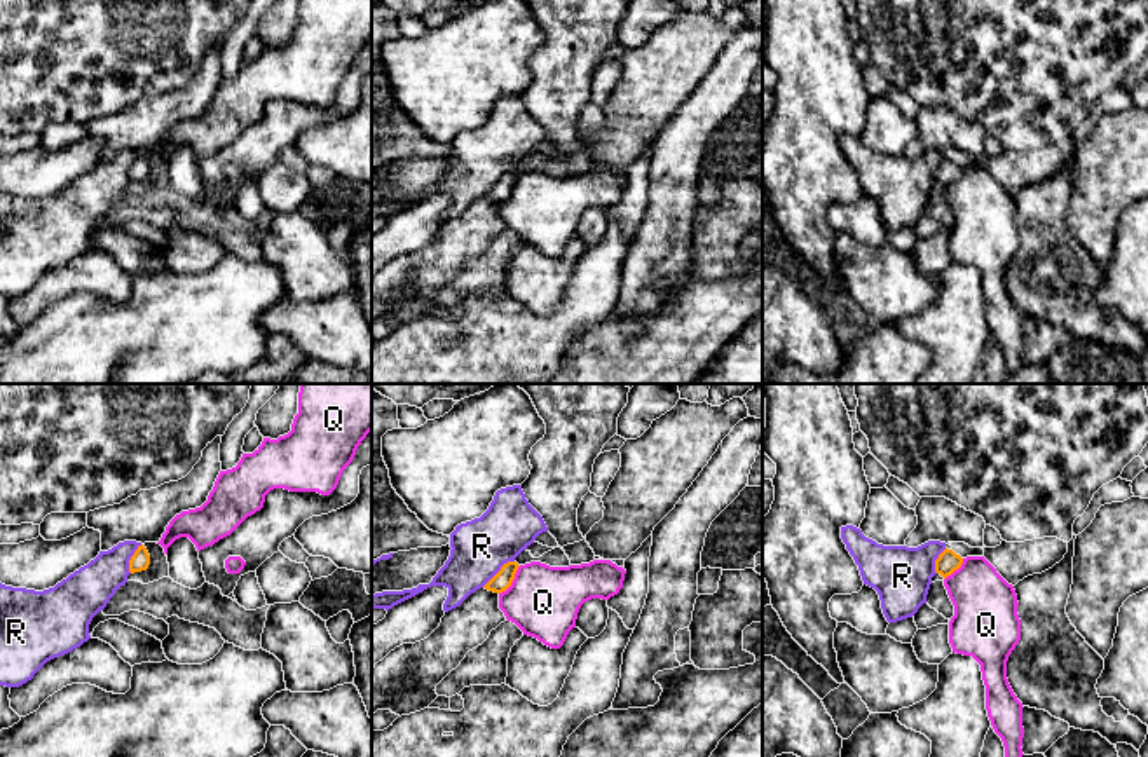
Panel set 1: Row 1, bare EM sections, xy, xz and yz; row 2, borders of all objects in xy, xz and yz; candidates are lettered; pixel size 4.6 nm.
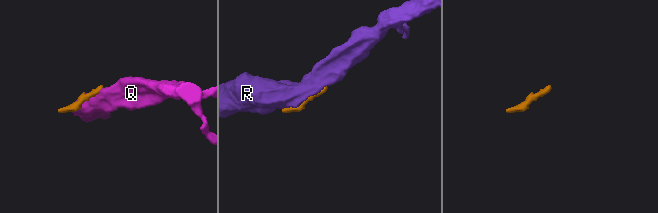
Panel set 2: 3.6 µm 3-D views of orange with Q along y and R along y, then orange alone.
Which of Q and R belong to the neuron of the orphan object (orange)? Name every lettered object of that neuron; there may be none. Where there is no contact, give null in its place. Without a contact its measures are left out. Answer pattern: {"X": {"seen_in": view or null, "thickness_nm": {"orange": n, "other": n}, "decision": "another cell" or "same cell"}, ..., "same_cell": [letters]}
{"Q": {"seen_in": "xz", "thickness_nm": {"orange": 90, "other": 320}, "decision": "another cell"}, "R": {"seen_in": "xz", "thickness_nm": {"orange": 90, "other": 260}, "decision": "another cell"}, "same_cell": []}

